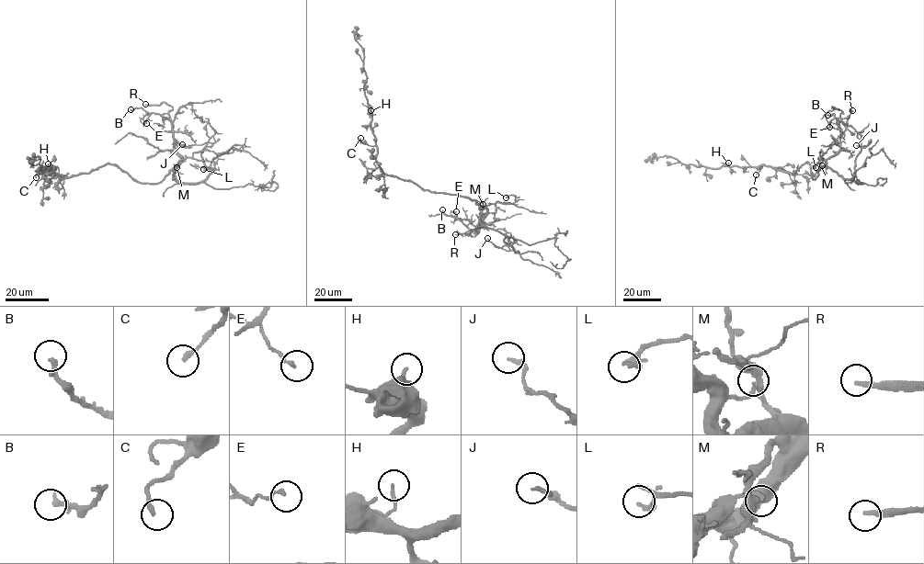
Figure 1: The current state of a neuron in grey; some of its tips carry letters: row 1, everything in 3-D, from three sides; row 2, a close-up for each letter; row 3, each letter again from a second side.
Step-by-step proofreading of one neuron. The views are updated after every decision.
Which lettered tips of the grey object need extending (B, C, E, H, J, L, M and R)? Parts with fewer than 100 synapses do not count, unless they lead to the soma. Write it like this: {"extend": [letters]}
{"extend": ["R"]}

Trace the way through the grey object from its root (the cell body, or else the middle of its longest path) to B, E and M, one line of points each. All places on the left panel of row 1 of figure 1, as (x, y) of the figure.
B: (120, 170), (138, 181), (159, 183), (181, 160), (175, 150), (174, 130), (166, 118), (142, 108), (131, 109)
E: (120, 170), (138, 181), (159, 183), (181, 161), (175, 150), (171, 123), (154, 113), (143, 118), (146, 123)
M: (120, 170), (138, 181), (159, 183), (176, 167)

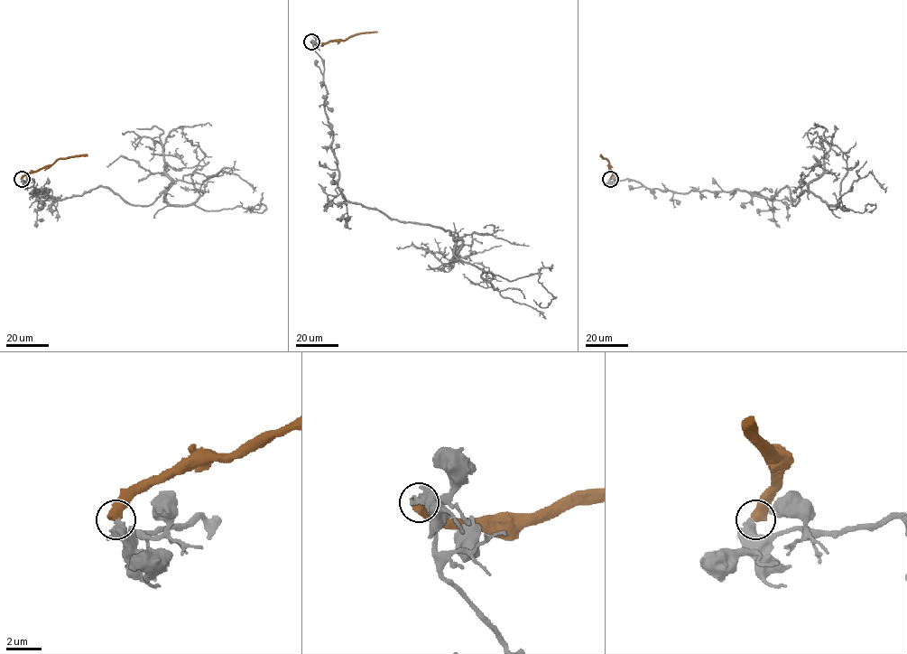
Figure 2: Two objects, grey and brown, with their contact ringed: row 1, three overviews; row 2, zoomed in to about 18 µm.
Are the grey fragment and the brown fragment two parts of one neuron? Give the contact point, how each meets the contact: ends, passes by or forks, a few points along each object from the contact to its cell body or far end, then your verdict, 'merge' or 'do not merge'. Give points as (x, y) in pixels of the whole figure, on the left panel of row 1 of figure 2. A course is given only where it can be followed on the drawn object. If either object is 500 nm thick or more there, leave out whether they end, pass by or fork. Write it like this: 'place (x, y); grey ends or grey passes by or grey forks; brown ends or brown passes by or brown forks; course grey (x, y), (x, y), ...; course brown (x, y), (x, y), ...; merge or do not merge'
place (22, 179); course grey (22, 179), (57, 199), (106, 186), (129, 203), (163, 191), (206, 210), (265, 207), (244, 212); course brown (22, 179), (58, 160), (87, 154); do not merge

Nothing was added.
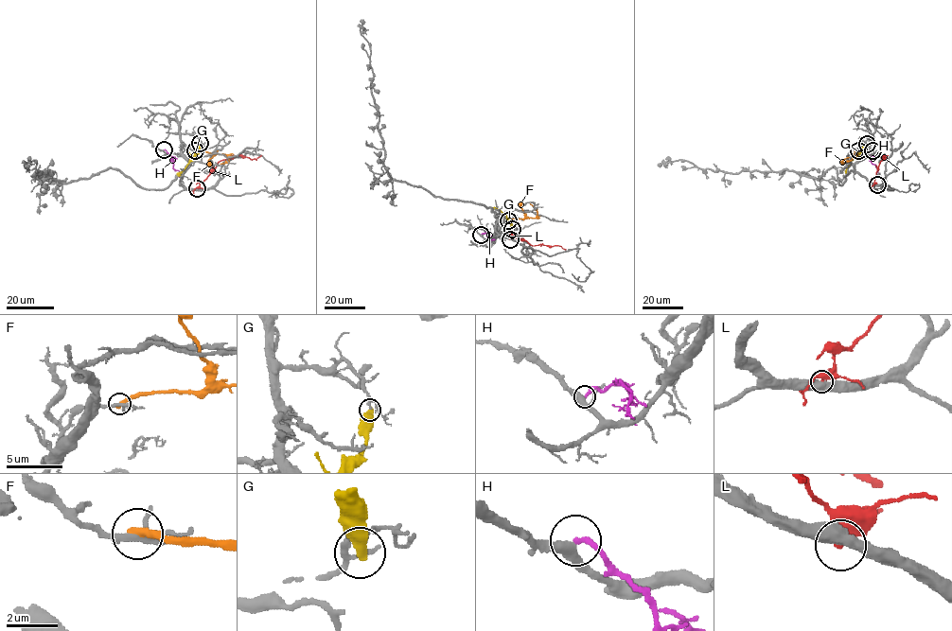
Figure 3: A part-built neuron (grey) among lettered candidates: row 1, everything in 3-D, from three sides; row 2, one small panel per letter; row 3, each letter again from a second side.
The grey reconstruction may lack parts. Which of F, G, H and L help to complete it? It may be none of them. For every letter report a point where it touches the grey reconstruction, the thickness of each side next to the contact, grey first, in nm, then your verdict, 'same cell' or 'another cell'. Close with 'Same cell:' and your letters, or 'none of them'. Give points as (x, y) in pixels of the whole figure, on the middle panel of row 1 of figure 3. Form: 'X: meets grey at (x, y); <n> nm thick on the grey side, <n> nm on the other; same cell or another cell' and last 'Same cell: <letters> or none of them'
F: meets grey at (508, 220); 200 nm thick on the grey side, 360 nm on the other; another cell
G: meets grey at (512, 229); 160 nm thick on the grey side, 400 nm on the other; another cell
H: meets grey at (481, 235); 400 nm thick on the grey side, 200 nm on the other; another cell
L: meets grey at (510, 239); 550 nm thick on the grey side, 300 nm on the other; another cell
Same cell: none of them

